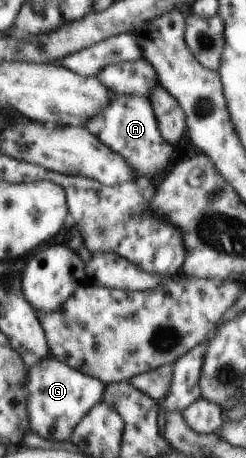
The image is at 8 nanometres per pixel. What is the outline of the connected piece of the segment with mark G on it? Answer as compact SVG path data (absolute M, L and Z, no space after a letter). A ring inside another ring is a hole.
M54 355L41 361L36 367L29 368L28 379L30 379L28 409L32 430L50 441L59 442L72 439L82 420L104 400L108 385L97 377L60 361Z

